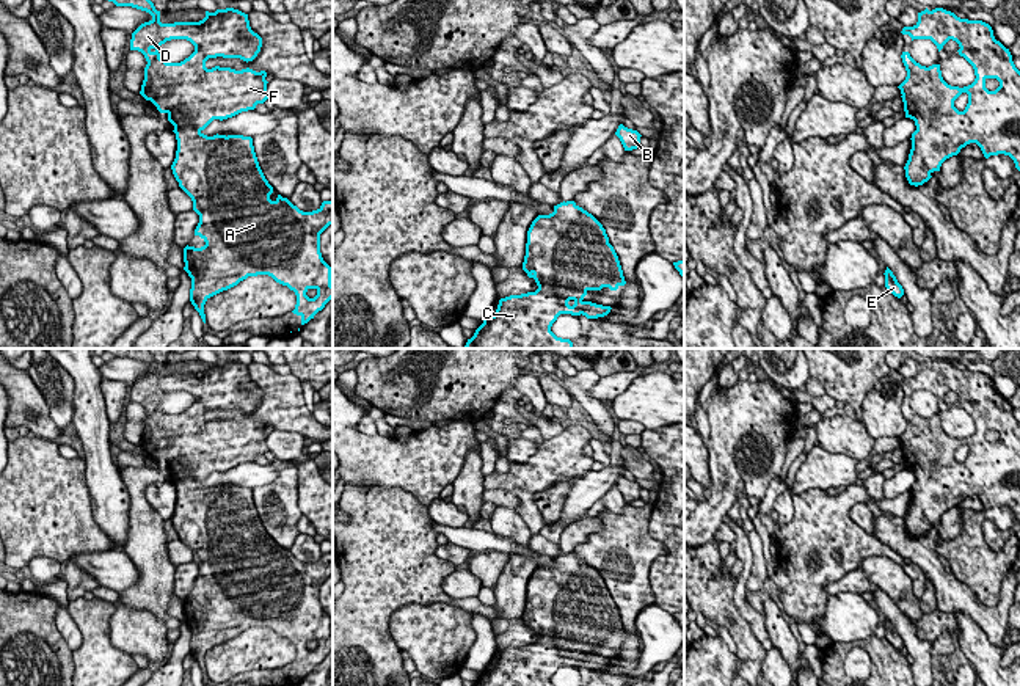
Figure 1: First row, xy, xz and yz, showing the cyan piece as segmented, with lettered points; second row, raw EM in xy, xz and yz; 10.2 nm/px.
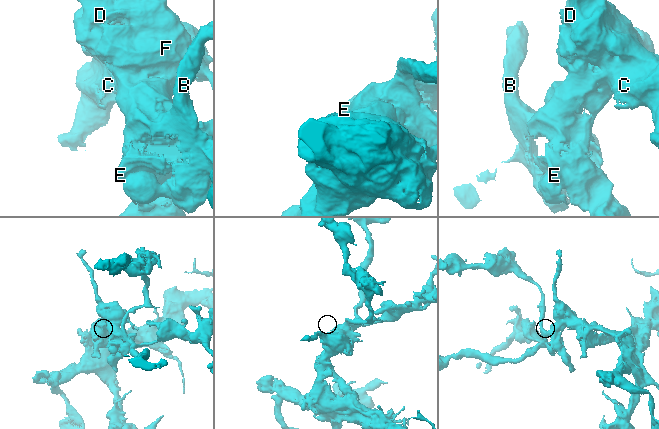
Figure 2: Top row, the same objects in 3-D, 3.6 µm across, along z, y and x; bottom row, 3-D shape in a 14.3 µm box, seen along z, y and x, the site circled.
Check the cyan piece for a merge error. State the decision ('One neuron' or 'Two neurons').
One neuron

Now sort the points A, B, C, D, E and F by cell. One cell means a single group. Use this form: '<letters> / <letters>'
A B C D E F

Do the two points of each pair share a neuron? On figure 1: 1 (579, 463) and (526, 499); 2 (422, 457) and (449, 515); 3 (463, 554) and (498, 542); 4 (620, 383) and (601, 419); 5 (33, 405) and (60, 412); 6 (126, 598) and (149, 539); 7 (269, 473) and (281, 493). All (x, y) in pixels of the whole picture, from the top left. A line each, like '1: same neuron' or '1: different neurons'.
1: same neuron
2: different neurons
3: different neurons
4: different neurons
5: different neurons
6: same neuron
7: different neurons

